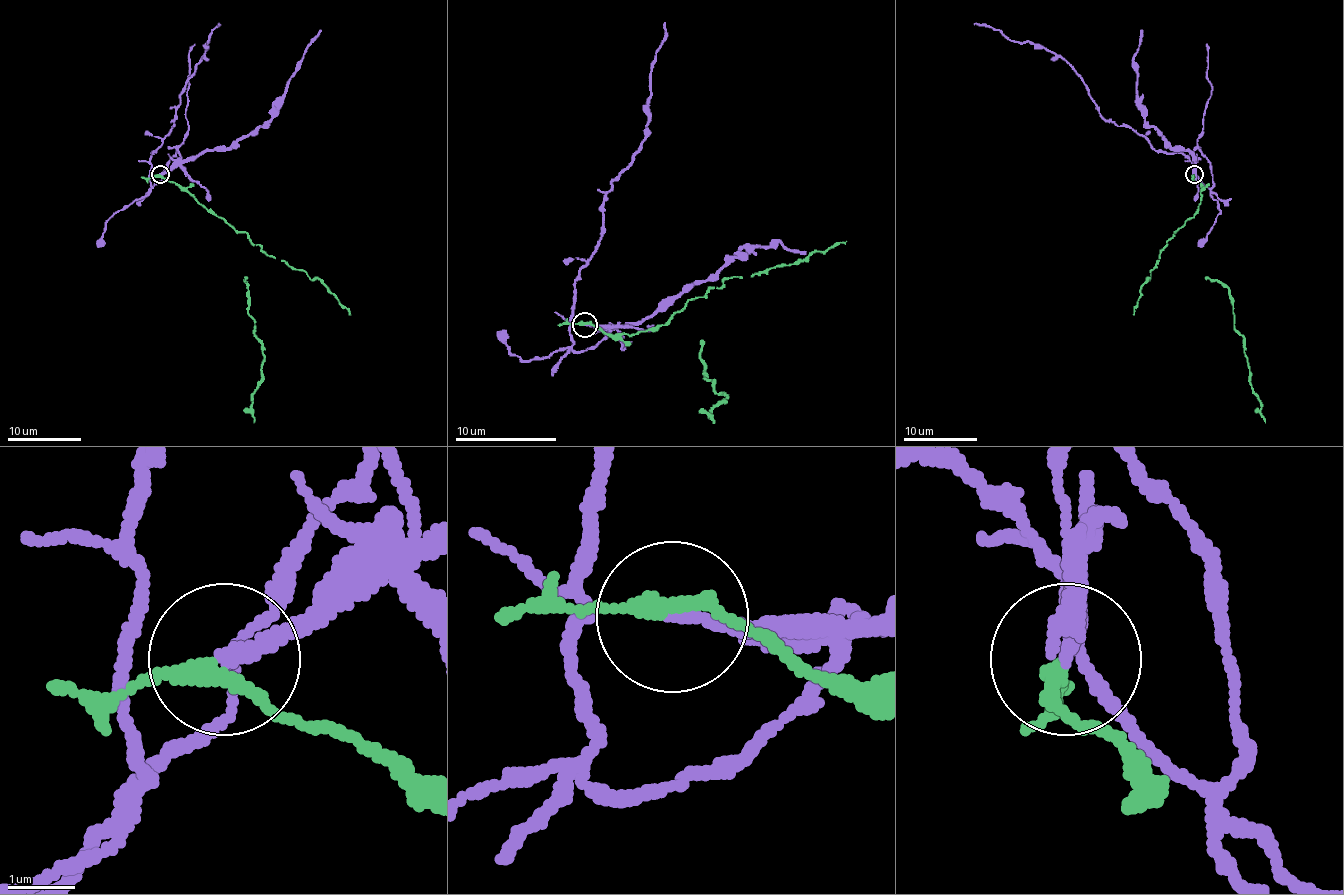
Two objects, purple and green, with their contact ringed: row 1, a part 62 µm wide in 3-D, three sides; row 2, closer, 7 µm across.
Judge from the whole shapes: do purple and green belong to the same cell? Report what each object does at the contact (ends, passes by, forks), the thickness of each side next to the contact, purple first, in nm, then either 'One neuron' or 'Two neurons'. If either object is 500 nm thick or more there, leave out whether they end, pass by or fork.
At the ring purple ends. At the ring green passes by. Thickness 200 nm (purple) against 220 nm. Two neurons

